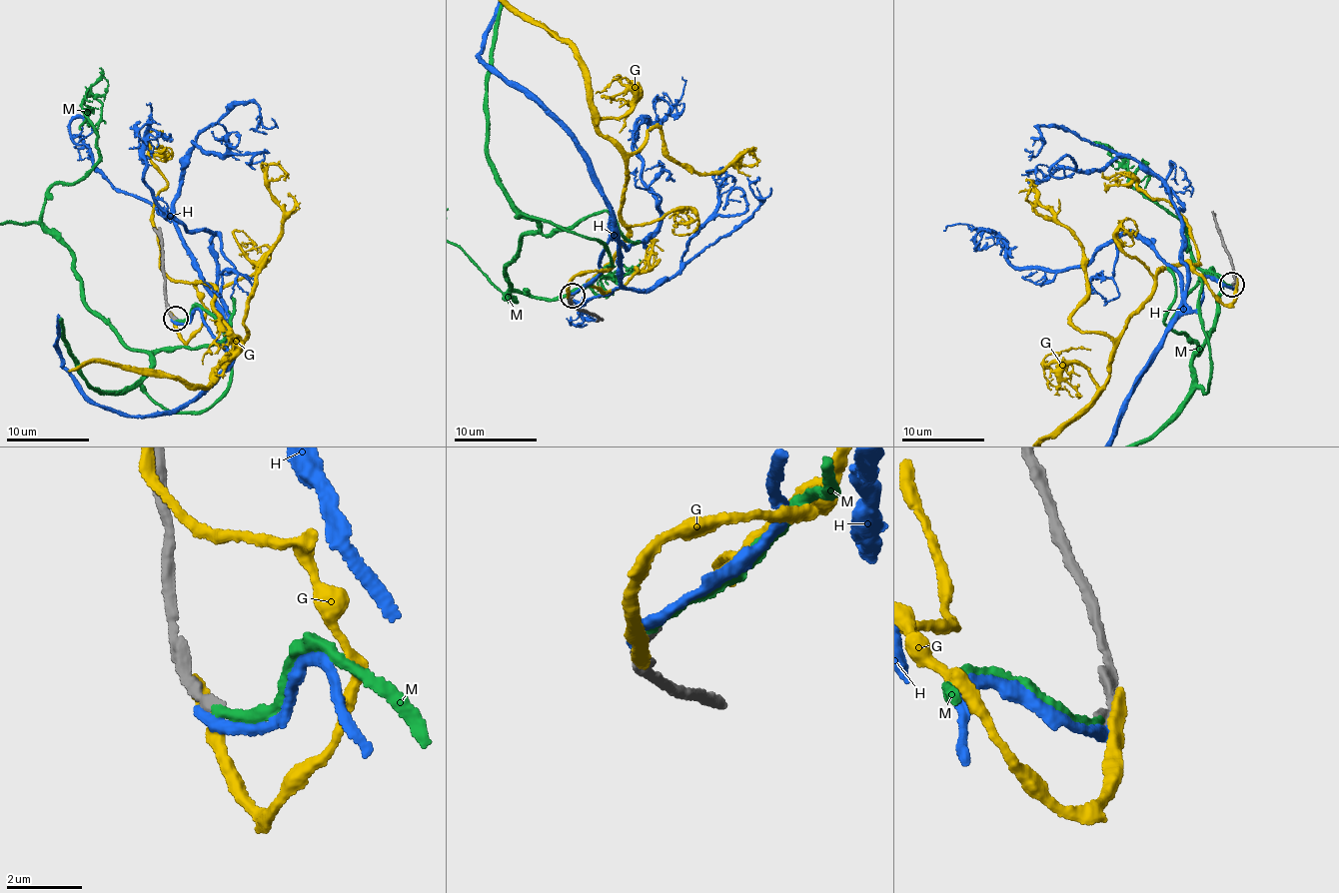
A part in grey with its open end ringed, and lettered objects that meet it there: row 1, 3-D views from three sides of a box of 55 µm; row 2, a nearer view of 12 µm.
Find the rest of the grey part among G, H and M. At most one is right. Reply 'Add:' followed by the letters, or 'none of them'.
Add: M

